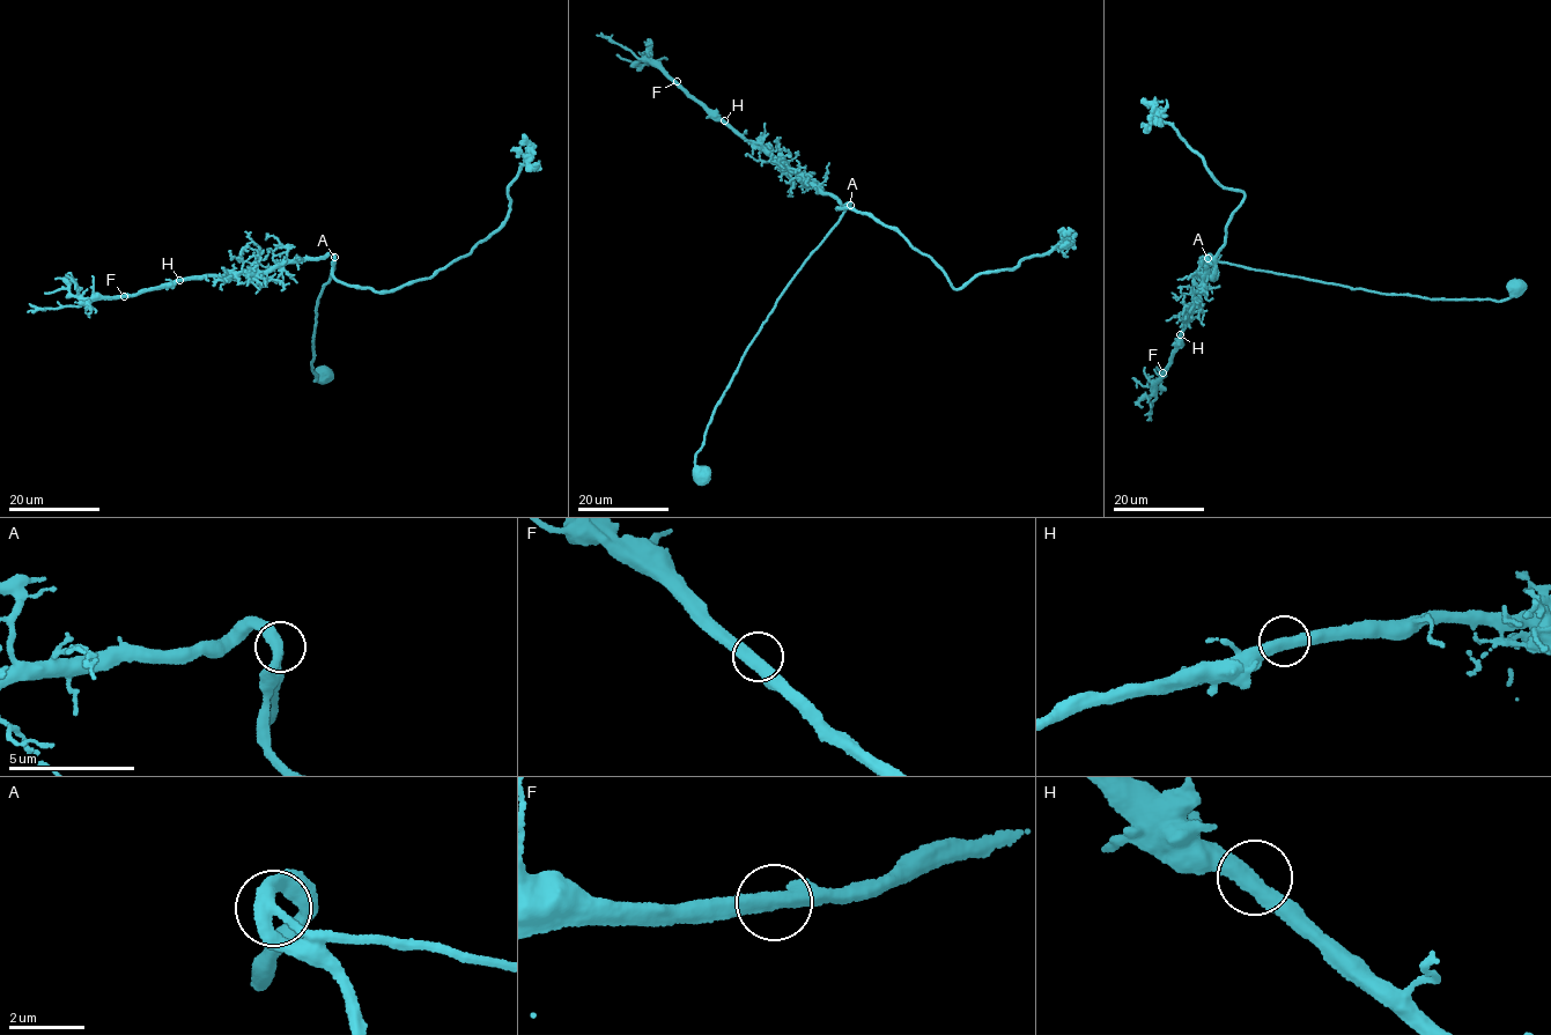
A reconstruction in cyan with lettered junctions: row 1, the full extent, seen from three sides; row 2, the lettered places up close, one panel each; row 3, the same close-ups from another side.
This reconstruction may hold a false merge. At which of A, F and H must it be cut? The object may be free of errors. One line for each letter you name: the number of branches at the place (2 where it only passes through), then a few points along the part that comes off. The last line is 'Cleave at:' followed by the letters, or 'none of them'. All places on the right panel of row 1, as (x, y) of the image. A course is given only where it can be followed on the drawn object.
Cleave at: none of them

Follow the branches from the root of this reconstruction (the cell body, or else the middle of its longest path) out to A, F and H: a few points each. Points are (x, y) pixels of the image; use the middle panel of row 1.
A: (702, 474), (695, 464), (696, 453), (715, 405), (746, 348), (788, 282), (850, 205)
F: (702, 474), (696, 453), (746, 348), (788, 282), (849, 205), (822, 194), (744, 140), (677, 81)
H: (702, 474), (696, 453), (746, 348), (788, 282), (849, 205), (822, 194), (724, 120)

